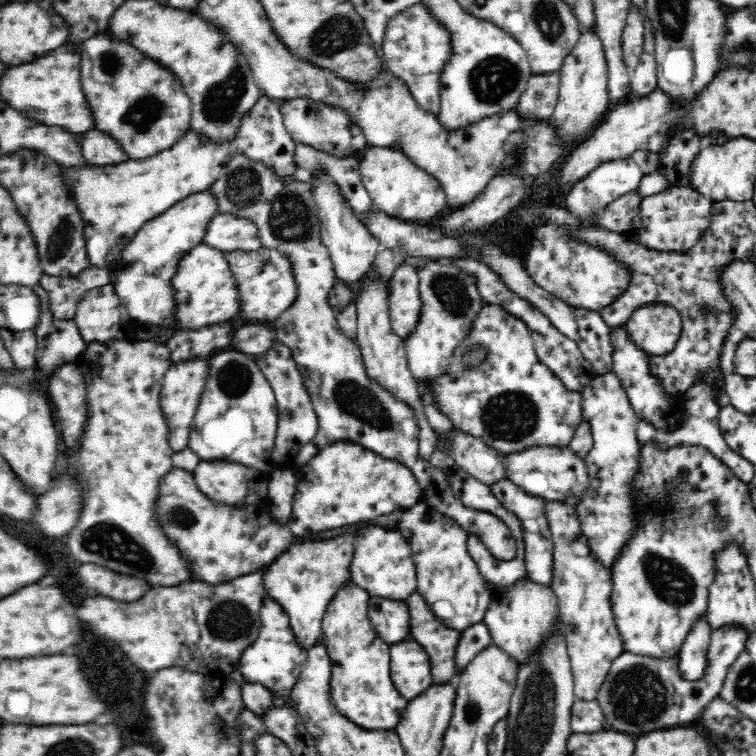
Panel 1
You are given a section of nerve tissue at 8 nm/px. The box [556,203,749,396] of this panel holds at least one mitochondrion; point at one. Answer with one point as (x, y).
(709, 312)

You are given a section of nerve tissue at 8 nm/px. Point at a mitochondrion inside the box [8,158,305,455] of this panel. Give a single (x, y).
(235, 380)

